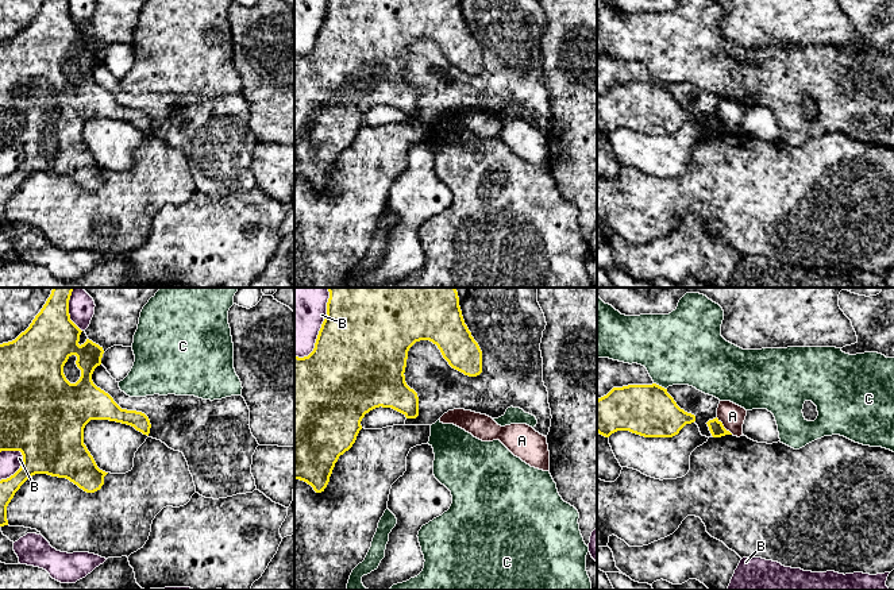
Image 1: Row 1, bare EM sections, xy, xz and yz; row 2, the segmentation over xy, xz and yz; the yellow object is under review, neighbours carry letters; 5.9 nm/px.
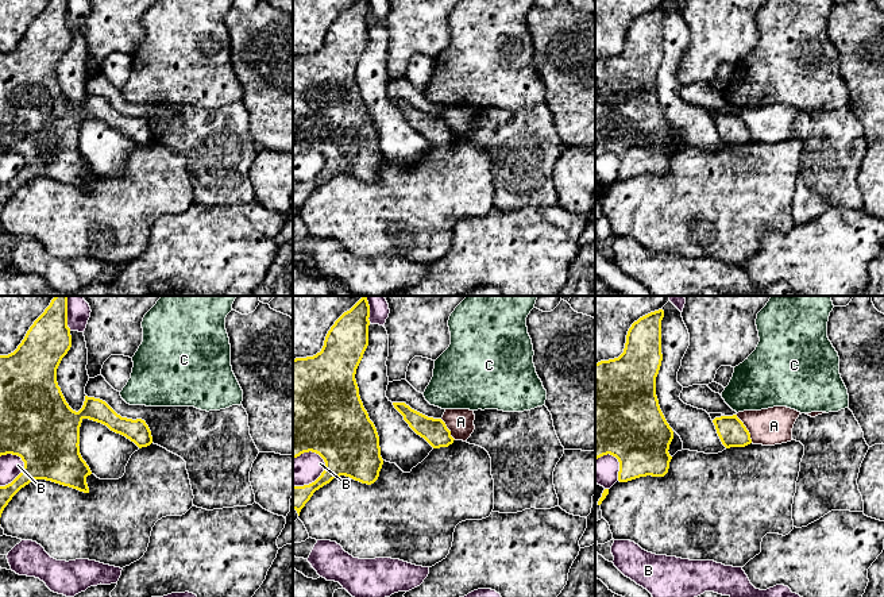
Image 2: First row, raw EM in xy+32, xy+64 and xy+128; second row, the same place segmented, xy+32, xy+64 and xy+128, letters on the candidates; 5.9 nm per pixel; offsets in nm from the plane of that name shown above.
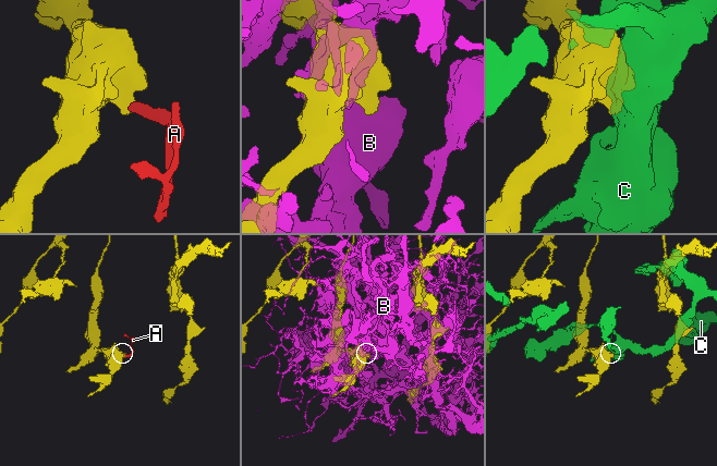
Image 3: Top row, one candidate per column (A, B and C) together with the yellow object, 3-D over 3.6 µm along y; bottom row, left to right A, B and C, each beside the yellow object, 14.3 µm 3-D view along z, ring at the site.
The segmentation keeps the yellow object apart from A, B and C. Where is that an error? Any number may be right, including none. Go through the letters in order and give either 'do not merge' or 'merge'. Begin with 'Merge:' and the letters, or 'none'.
Merge: none
A: do not merge
B: do not merge
C: do not merge

